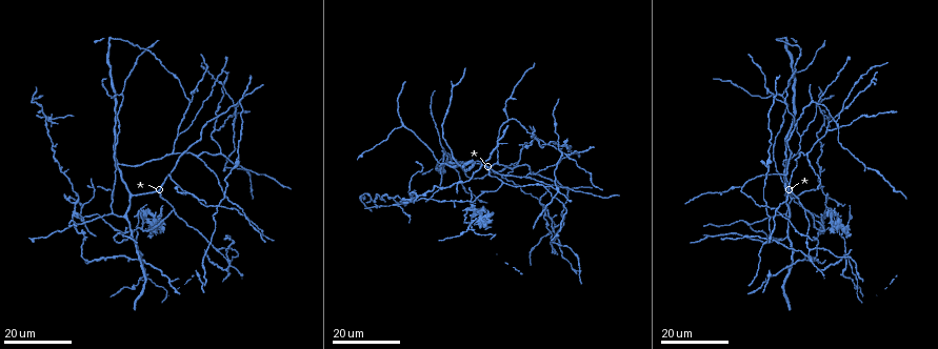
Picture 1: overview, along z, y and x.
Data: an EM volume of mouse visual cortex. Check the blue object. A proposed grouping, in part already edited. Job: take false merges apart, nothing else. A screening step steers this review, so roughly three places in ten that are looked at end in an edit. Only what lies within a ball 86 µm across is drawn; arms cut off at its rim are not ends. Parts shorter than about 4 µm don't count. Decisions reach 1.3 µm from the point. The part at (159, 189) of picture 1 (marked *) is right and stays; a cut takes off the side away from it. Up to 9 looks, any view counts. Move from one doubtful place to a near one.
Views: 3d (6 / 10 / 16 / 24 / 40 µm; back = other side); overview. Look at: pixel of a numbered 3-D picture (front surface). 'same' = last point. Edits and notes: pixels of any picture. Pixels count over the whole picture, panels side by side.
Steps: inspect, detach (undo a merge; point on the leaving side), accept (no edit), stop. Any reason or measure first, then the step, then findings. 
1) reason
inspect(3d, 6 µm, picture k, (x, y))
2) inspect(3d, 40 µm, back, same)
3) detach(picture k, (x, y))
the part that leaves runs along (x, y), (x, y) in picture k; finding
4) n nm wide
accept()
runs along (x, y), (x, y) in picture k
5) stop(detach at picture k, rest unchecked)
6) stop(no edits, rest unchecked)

a fork
inspect(3d, 16 µm, picture 1, (143, 253))

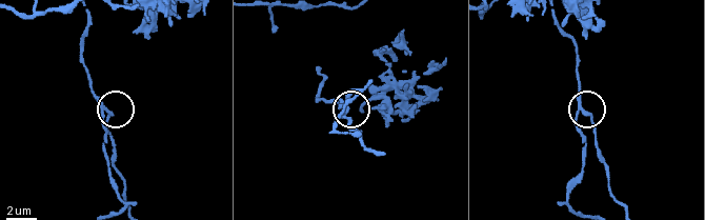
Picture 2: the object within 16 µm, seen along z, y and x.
closer look
inspect(3d, 10 µm, picture 2, (581, 111))

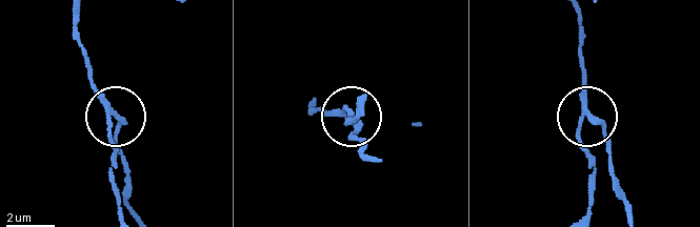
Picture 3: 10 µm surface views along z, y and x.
detach(picture 3, (110, 139))
the part that leaves runs along (107, 105), (120, 212) in picture 3; two neurons meet here

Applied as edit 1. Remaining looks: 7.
a fork
inspect(3d, 16 µm, picture 1, (743, 187))

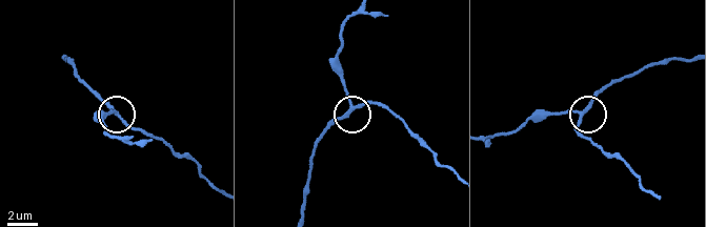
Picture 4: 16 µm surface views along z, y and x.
zoom in
inspect(3d, 10 µm, picture 4, (576, 111))

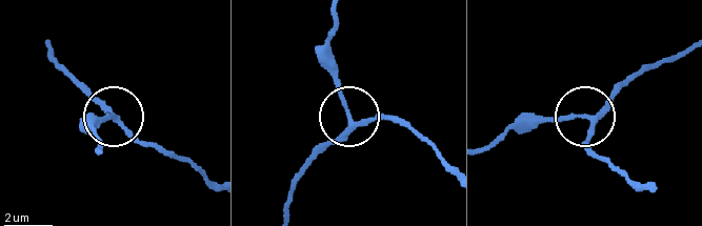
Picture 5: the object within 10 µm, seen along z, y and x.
side arm 23 µm
accept()
runs along (285, 217), (297, 181), (347, 121), (336, 57) in picture 5; all the same neuron

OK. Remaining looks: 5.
three-way junction
inspect(3d, 16 µm, picture 1, (113, 214))

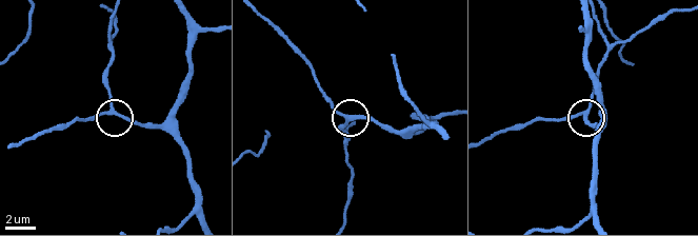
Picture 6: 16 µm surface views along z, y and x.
inspect(3d, 6 µm, picture 6, (347, 118))

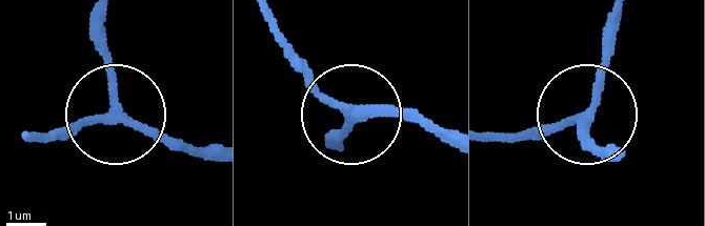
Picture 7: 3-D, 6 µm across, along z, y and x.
200 nm wide
accept()
runs along (616, 147), (582, 117), (518, 137) in picture 7; one neuron here

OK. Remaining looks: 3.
arms part here
inspect(3d, 16 µm, picture 1, (441, 171))

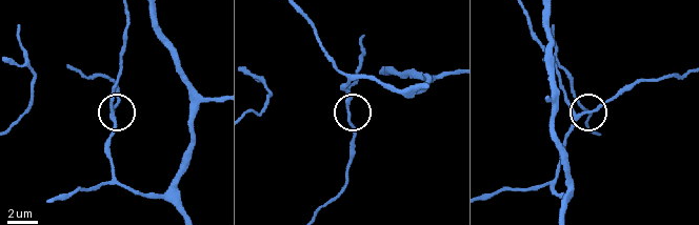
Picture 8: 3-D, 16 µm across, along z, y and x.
inspect(3d, 6 µm, picture 8, (110, 115))

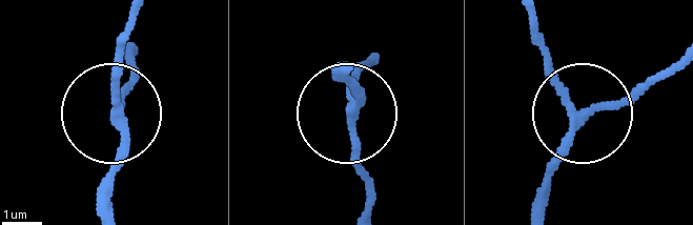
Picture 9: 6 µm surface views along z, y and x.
190 nm wide
accept()
runs along (350, 68), (360, 99), (350, 156), (370, 206) in picture 9; one neuron here

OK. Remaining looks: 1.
stop(detach at picture 3, rest unchecked)

